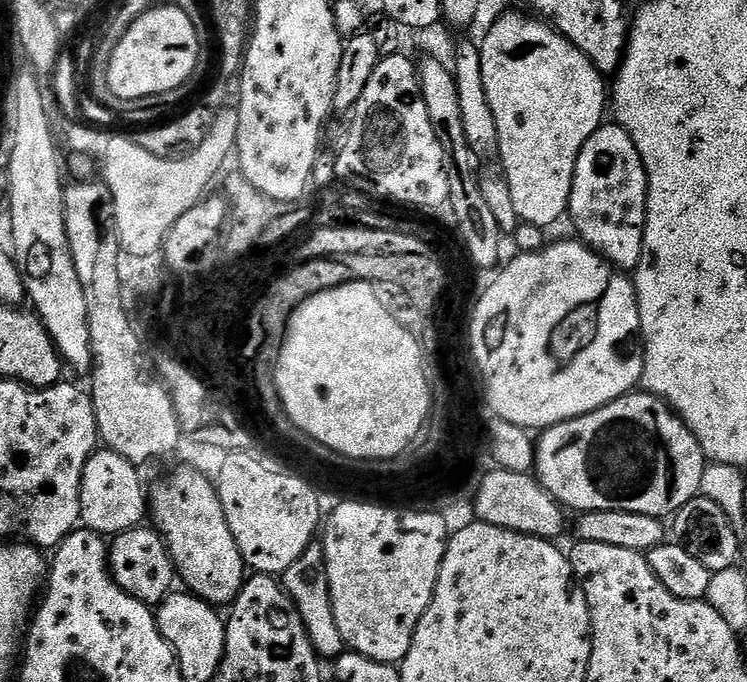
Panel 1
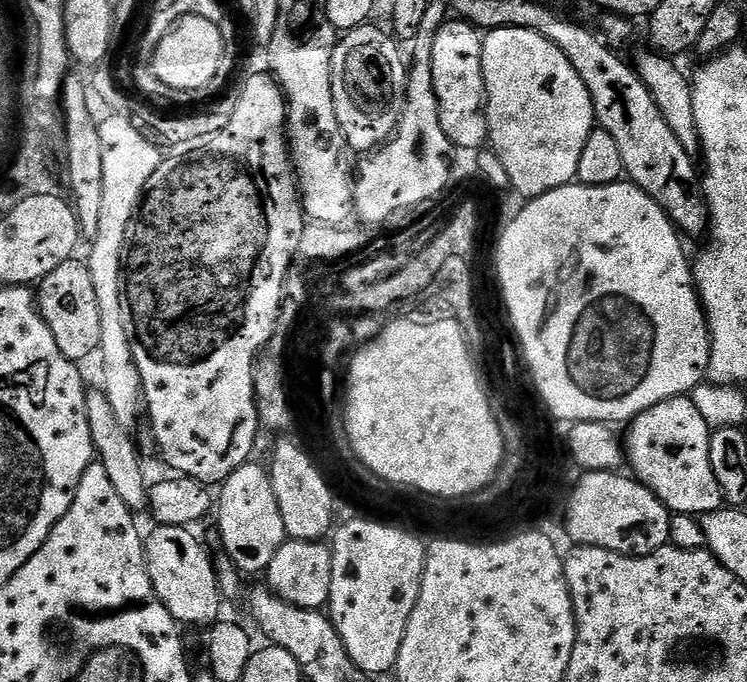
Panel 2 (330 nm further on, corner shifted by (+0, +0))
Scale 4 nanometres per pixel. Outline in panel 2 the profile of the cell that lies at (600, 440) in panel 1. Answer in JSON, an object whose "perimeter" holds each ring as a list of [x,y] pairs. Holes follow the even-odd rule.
{"perimeter":[[[676,396],[672,400],[662,402],[637,416],[627,428],[628,437],[623,437],[622,447],[626,453],[627,463],[632,463],[631,475],[647,486],[665,504],[669,512],[696,516],[720,511],[725,499],[718,486],[718,478],[714,478],[714,466],[710,466],[712,432],[692,399],[688,396]]]}

